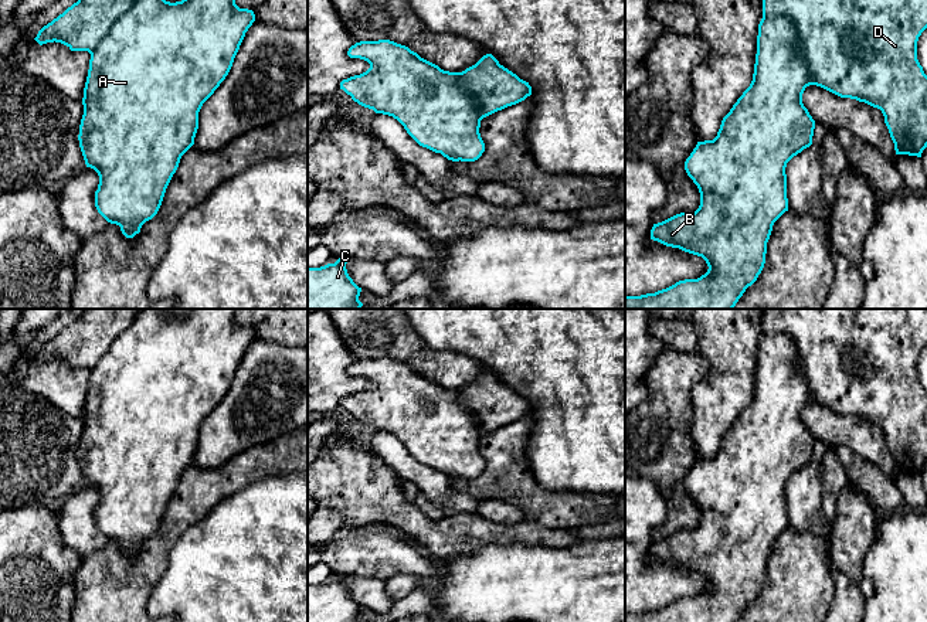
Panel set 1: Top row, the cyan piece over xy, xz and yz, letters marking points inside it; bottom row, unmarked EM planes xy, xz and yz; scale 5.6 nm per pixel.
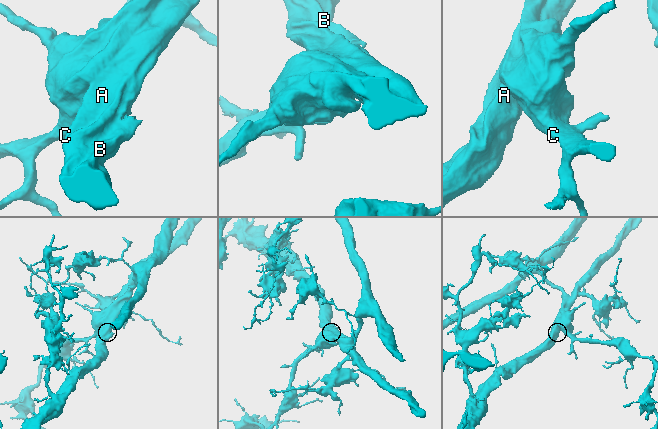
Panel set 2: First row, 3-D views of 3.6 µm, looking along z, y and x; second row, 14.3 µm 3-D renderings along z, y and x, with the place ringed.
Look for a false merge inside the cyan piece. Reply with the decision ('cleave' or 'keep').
keep

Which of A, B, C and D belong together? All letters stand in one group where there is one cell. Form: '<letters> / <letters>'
A B C D

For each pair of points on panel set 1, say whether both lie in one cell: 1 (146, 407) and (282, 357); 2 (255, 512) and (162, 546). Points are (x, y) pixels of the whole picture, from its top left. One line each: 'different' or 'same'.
1: same
2: different

